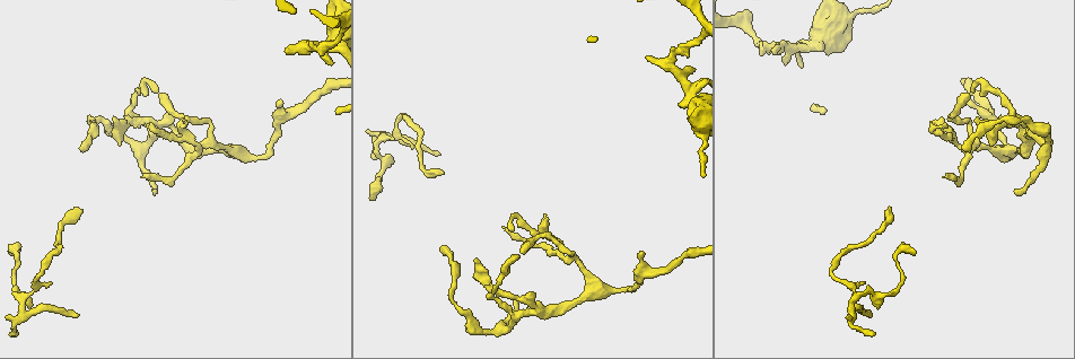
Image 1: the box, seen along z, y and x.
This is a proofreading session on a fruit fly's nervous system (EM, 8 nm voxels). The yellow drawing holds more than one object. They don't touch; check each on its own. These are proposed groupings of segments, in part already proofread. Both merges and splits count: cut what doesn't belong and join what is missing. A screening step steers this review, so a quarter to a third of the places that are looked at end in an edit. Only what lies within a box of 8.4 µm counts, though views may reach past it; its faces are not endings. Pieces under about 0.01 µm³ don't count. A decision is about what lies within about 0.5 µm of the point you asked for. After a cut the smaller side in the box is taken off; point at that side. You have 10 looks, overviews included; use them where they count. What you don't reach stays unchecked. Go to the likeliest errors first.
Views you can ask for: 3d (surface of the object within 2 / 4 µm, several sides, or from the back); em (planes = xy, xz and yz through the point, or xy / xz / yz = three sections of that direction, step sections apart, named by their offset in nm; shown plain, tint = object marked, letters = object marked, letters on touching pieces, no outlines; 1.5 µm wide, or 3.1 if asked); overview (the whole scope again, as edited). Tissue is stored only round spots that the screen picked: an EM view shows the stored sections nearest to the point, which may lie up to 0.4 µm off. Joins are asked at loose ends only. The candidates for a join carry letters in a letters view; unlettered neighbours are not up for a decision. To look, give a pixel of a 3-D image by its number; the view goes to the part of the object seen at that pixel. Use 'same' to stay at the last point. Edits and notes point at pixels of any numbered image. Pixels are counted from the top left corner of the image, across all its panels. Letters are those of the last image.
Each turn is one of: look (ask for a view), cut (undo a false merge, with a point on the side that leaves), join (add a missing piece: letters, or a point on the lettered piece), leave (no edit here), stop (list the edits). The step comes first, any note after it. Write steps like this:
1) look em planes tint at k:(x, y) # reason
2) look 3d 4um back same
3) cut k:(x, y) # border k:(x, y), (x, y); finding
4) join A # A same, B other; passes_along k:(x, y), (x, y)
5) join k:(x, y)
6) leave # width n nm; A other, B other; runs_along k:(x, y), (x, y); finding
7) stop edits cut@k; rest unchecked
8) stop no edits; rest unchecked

look 3d 2um at 1:(871, 317) # thin end

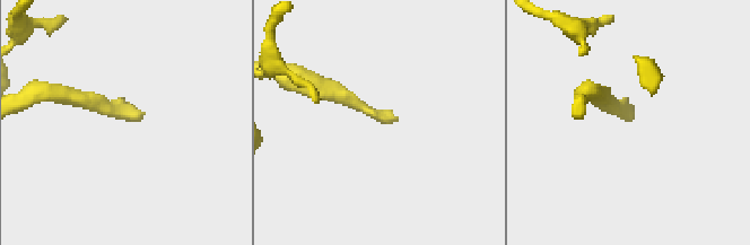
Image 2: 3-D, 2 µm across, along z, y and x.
look em planes letters at 2:(625, 117)

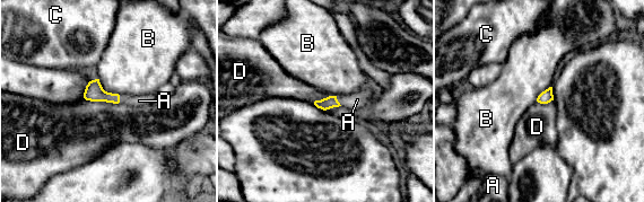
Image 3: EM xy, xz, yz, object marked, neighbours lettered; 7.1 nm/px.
join 3:(357, 99) # A same, B other, C other, D other; passes_along 3:(330, 102), (337, 100), (357, 99); it goes on there

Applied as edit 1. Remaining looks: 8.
look overview

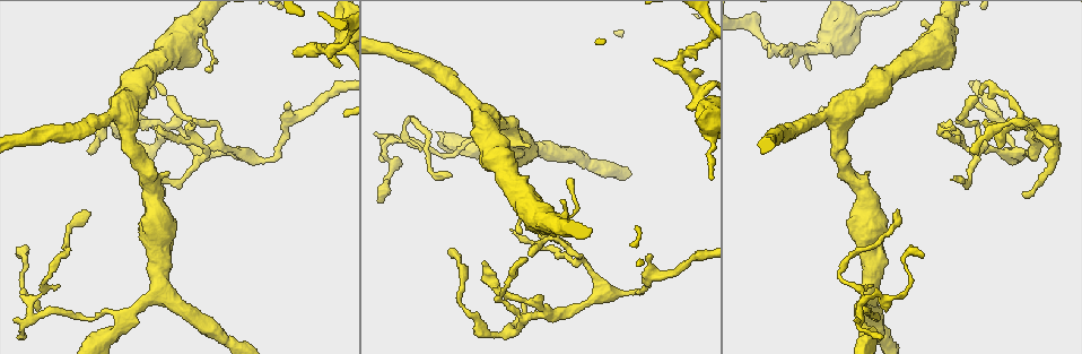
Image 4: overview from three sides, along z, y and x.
look em planes letters at 4:(1034, 137) # two arms at a narrow angle

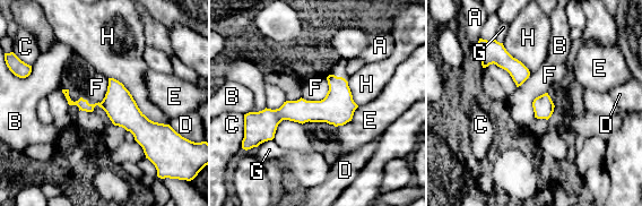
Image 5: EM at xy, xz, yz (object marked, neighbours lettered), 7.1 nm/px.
leave # width 150 nm; longest_contact H 550 nm; A other, B other, C other, D other, E other, F other, G other, H other; one neuron here

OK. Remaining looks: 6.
look em xy step 4 tint at 4:(977, 106)

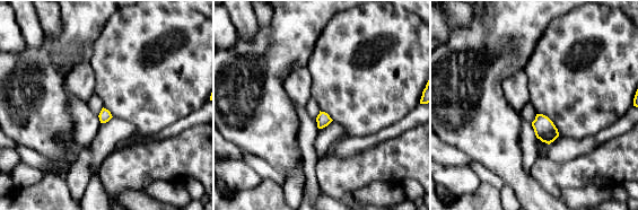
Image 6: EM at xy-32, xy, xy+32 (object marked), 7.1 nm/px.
look em planes letters same # cut it another way

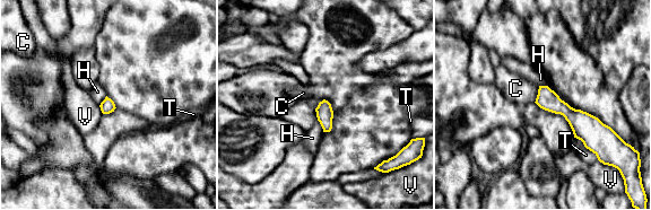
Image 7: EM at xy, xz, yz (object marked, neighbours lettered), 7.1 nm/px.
leave # C other, H other, T other, V other; border 7:(539, 86), (535, 102); none of them fits

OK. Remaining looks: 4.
stop edits join@3; rest unchecked

